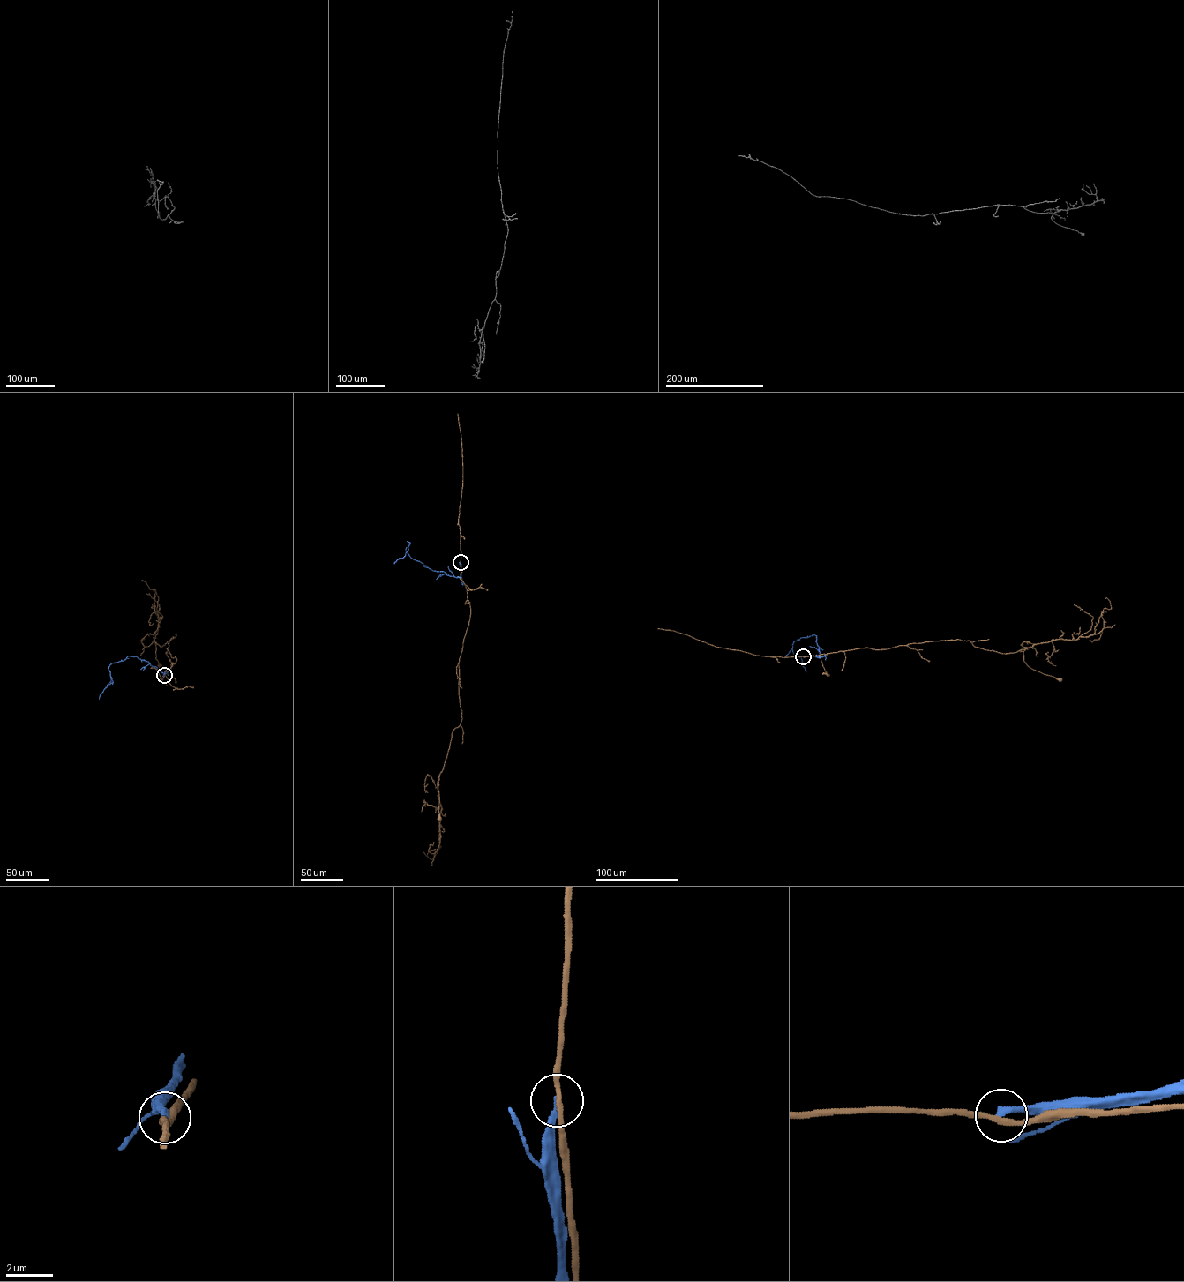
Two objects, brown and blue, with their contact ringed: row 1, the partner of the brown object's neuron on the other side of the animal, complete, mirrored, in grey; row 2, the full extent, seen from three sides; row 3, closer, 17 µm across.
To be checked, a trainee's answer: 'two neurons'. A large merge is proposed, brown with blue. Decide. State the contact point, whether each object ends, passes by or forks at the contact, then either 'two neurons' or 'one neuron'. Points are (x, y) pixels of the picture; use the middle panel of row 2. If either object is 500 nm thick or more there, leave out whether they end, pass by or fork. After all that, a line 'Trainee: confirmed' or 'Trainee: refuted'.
at (460, 562); brown passes by; blue ends there; two neurons
Trainee: confirmed

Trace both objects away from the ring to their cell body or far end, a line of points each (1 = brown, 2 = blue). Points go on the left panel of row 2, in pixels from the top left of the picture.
1: (164, 675), (176, 660), (167, 649), (173, 636), (161, 647), (153, 640), (159, 665)
2: (164, 675), (165, 673), (147, 662), (128, 656), (108, 668), (111, 681), (99, 699)

